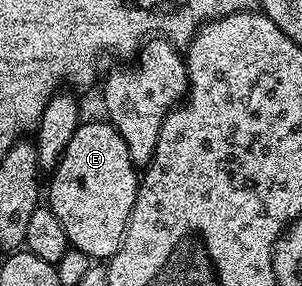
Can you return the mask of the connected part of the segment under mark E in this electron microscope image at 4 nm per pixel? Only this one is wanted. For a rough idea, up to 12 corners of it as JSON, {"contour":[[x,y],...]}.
{"contour":[[110,121],[80,122],[45,199],[68,244],[109,261],[140,176]]}

